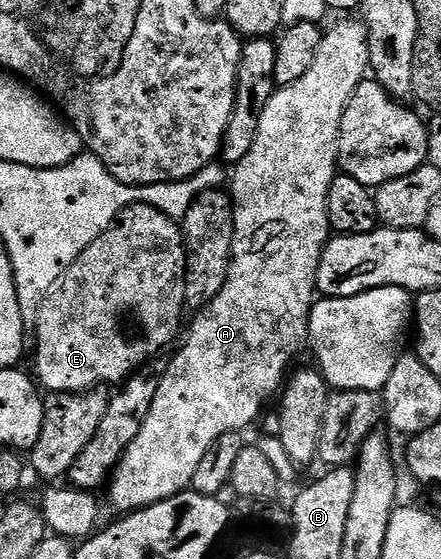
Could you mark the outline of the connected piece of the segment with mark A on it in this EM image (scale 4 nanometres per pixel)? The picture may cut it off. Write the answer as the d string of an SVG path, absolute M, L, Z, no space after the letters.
M345 17L342 23L337 23L334 25L330 31L326 30L321 37L321 44L319 45L319 53L315 53L315 61L311 61L311 69L307 69L307 73L303 73L303 77L299 77L299 81L295 81L291 85L286 87L277 87L274 90L271 101L267 101L267 109L263 109L263 117L259 117L259 133L255 133L255 145L251 145L251 153L247 153L247 157L243 157L243 161L239 161L232 168L231 171L231 187L233 183L233 191L231 190L231 198L233 200L233 261L229 265L229 276L227 281L223 285L223 289L219 289L219 297L215 297L215 301L211 301L205 307L200 308L199 314L201 315L197 319L197 324L193 327L193 332L189 336L186 334L184 336L183 342L180 344L181 352L174 357L173 360L168 360L165 375L161 378L161 384L159 385L159 393L155 393L155 401L151 401L151 413L147 413L147 421L143 421L143 429L139 429L139 437L135 437L135 441L131 441L131 445L127 449L127 453L121 458L121 462L117 464L117 470L113 472L111 476L111 482L108 484L107 492L109 491L109 499L113 502L113 507L117 513L128 513L130 511L137 510L138 507L150 507L153 503L158 503L163 501L167 497L172 495L177 495L180 491L186 490L192 484L193 478L195 477L195 469L199 466L199 461L203 461L203 456L207 454L207 449L211 449L211 445L215 445L215 441L219 441L219 437L223 437L223 433L231 433L232 431L244 432L246 430L245 426L249 422L256 420L258 416L266 410L269 398L276 396L278 394L279 388L282 386L283 380L286 378L287 372L290 370L289 362L293 359L293 354L297 350L304 348L306 346L309 337L309 313L315 302L315 292L317 291L317 274L319 273L319 261L321 260L321 254L325 248L326 243L329 242L331 238L331 228L329 226L329 210L327 209L327 197L329 196L329 190L331 189L331 181L339 173L339 164L337 161L337 142L339 141L339 133L341 132L341 122L343 121L343 113L345 112L346 105L351 101L351 97L355 93L355 89L360 85L362 79L366 78L367 72L369 71L369 34L365 28L364 22L358 21L353 17Z

